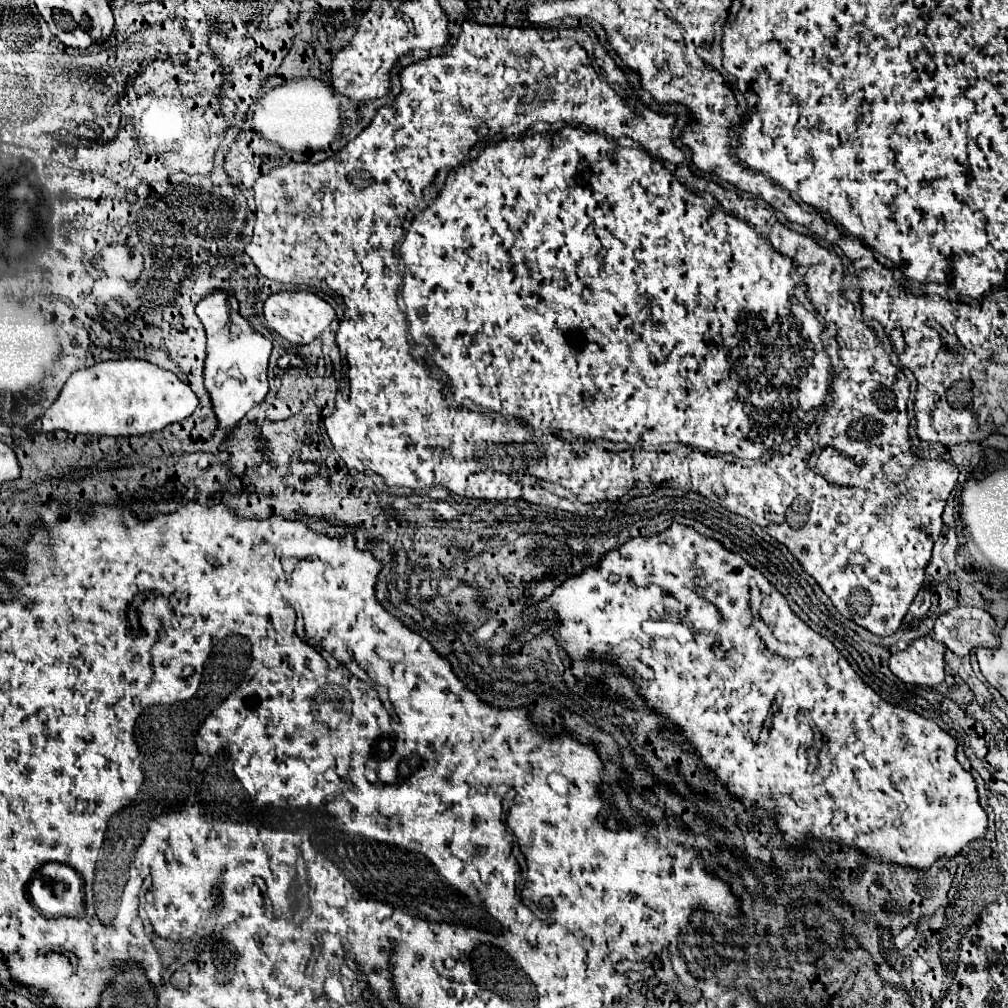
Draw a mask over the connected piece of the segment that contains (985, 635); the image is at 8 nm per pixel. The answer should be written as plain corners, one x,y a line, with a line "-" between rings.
966,605
954,607
940,615
934,625
932,639
944,643
960,657
970,655
976,647
998,647
1000,643
992,615
984,609

